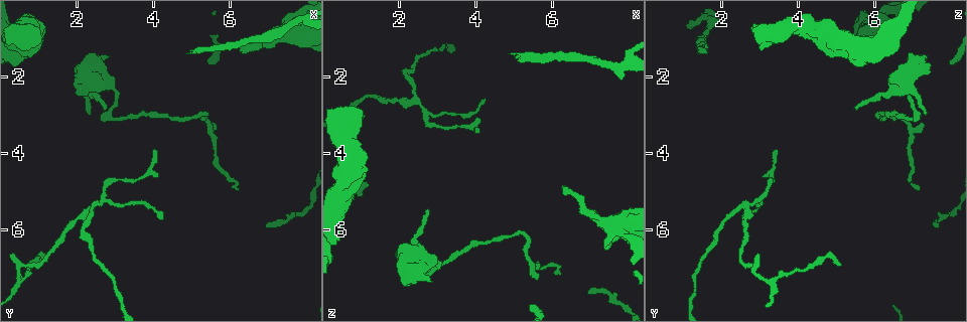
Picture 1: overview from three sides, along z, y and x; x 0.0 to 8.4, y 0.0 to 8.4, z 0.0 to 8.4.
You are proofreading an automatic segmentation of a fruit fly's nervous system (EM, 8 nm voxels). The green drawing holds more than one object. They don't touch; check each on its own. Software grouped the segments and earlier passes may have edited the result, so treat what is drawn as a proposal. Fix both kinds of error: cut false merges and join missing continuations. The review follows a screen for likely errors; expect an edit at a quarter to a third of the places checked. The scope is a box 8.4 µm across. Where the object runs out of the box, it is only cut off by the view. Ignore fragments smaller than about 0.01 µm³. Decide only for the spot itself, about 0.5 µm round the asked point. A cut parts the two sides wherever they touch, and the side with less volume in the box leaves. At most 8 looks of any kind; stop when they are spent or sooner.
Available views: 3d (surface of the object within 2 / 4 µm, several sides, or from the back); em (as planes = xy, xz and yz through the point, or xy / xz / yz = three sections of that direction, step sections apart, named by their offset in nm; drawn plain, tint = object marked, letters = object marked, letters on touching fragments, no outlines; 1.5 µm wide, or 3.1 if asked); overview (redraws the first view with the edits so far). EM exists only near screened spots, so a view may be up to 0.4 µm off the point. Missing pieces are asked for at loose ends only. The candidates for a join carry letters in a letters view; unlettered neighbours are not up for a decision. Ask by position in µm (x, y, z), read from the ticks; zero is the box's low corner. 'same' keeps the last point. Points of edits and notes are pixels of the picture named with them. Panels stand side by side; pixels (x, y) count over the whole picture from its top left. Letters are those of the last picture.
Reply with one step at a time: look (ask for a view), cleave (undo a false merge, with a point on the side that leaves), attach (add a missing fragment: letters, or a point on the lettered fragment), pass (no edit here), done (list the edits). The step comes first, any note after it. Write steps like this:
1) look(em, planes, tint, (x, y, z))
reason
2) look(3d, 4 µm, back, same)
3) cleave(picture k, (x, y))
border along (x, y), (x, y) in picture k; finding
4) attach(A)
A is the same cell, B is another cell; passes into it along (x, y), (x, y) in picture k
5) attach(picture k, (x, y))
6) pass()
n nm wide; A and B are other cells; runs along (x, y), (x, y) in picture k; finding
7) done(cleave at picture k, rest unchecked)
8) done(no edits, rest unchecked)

look(em, planes, letters, (6.20, 4.95, 7.15))
thin end

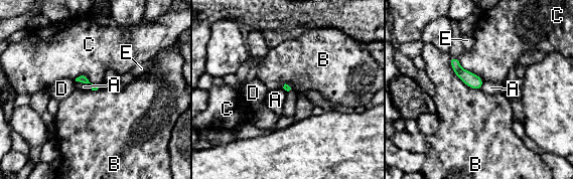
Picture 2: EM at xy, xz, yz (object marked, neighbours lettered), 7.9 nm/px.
pass()
A, B, C, D and E are other cells; no lettered fragment goes on from it

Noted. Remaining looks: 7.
look(em, planes, plain, (2.30, 3.00, 7.30))
an open end

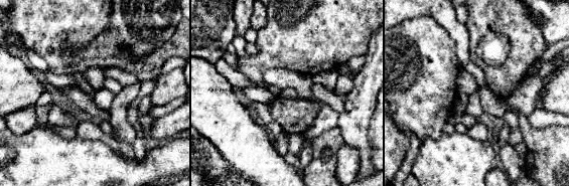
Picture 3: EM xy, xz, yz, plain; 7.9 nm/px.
look(em, planes, letters, same)
what lies round it

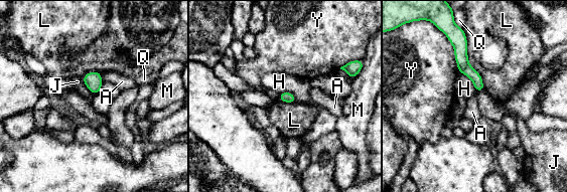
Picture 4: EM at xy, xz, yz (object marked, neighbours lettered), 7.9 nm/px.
pass()
90 nm wide; A, H, J, L, M, Q and Y are other cells; runs along (457, 40), (462, 64), (480, 88) in picture 4; none of them fits

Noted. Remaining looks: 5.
look(3d, 2 µm, (7.80, 0.50, 1.80))
sharp bend

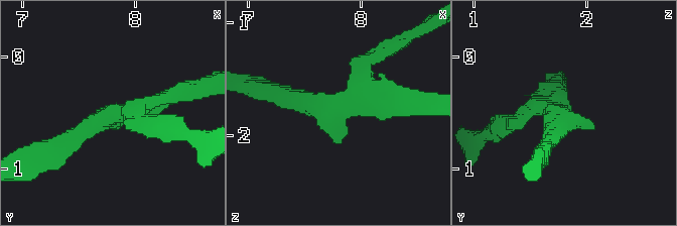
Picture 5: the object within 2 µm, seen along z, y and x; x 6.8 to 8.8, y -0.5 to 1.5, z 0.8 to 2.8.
look(em, planes, plain, (7.74, 0.54, 1.76))
shape alone is not enough

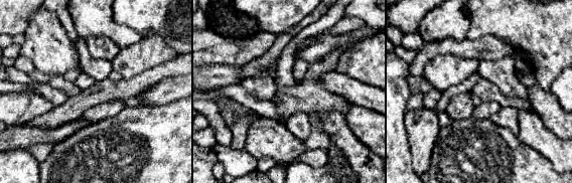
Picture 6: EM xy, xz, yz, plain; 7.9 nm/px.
look(em, planes, letters, same)

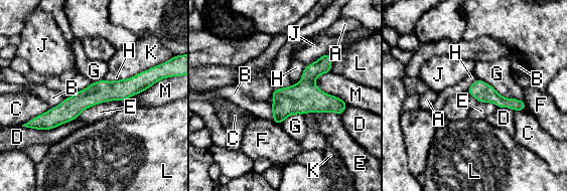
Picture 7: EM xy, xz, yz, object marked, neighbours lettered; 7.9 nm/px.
pass()
A, B, C, D, E, F, G, H, J, K, L and M are other cells; border along (119, 101), (95, 104), (77, 118) in picture 7; continuous, no second cell

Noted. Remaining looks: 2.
done(no edits, rest unchecked)

